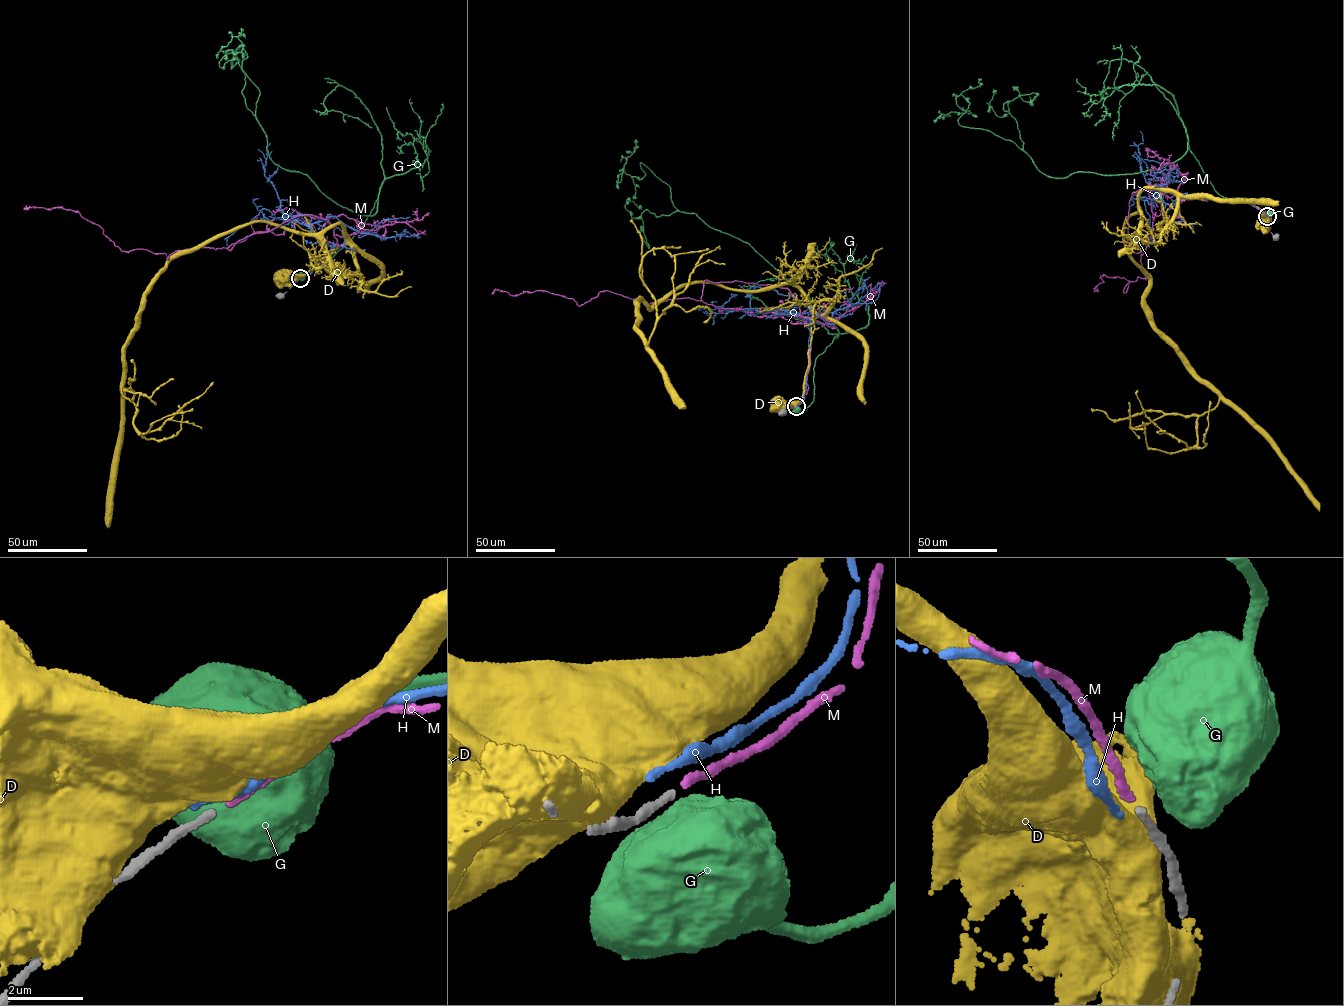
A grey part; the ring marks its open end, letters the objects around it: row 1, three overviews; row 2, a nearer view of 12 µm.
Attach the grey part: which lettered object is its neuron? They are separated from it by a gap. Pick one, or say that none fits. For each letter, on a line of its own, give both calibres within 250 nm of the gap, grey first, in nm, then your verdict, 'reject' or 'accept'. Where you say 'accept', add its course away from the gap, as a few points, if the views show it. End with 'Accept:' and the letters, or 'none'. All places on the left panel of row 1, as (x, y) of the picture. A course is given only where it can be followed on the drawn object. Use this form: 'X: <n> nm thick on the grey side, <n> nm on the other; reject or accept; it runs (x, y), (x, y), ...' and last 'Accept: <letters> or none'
D: 190 nm thick on the grey side, 750 nm on the other; reject
G: 190 nm thick on the grey side, 800 nm on the other; reject
H: 190 nm thick on the grey side, 200 nm on the other; reject
M: 190 nm thick on the grey side, 200 nm on the other; accept; it runs (301, 278), (338, 244), (327, 219), (297, 216), (229, 250), (168, 259), (122, 251), (78, 212), (26, 205)
Accept: M

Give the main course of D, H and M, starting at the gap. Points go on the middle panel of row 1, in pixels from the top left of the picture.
D: (795, 405), (816, 316), (794, 286), (677, 286), (637, 303), (641, 338), (720, 249)
H: (795, 406), (806, 389), (809, 330), (803, 317), (775, 310), (834, 312), (871, 303), (881, 283), (872, 291)
M: (796, 406), (811, 328), (787, 289), (706, 280), (700, 300), (647, 306), (606, 290), (579, 305), (493, 294)

